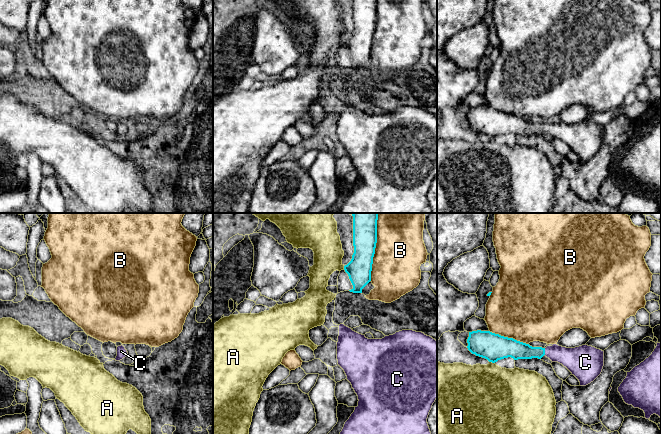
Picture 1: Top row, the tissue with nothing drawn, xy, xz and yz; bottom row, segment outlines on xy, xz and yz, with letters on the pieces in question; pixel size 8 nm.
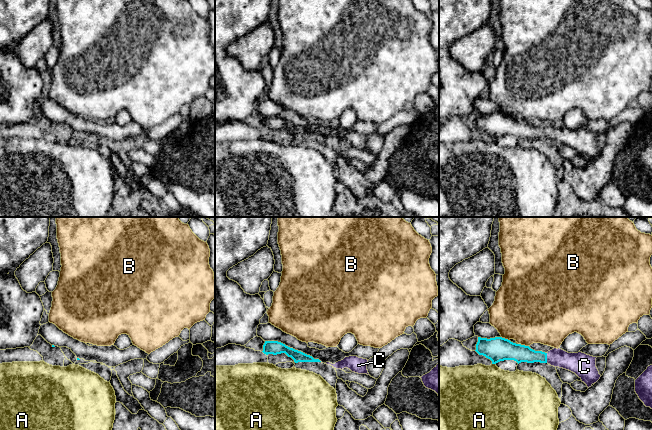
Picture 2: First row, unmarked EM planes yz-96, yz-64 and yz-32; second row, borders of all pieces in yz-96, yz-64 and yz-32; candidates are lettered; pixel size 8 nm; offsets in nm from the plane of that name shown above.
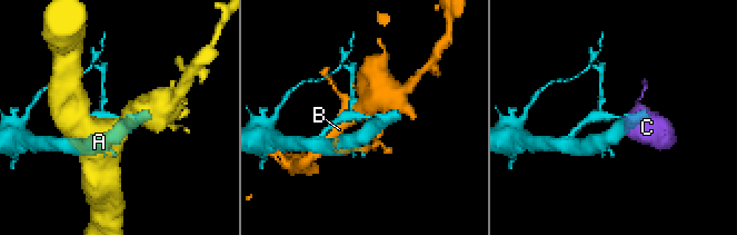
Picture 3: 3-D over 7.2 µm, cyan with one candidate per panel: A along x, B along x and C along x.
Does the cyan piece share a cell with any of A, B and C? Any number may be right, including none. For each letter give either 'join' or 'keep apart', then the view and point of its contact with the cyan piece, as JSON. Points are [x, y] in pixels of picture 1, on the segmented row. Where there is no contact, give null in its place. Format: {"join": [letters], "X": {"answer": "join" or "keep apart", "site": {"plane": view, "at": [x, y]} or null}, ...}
{"join": ["C"], "A": {"answer": "keep apart", "site": {"plane": "yz", "at": [492, 362]}}, "B": {"answer": "keep apart", "site": {"plane": "xz", "at": [375, 247]}}, "C": {"answer": "join", "site": {"plane": "yz", "at": [544, 351]}}}

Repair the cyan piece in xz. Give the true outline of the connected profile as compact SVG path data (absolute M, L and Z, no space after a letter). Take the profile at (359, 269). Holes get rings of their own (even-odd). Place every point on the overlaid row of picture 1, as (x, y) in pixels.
M353 213L352 216L354 253L344 270L353 285L349 291L362 293L362 289L371 281L378 213Z

